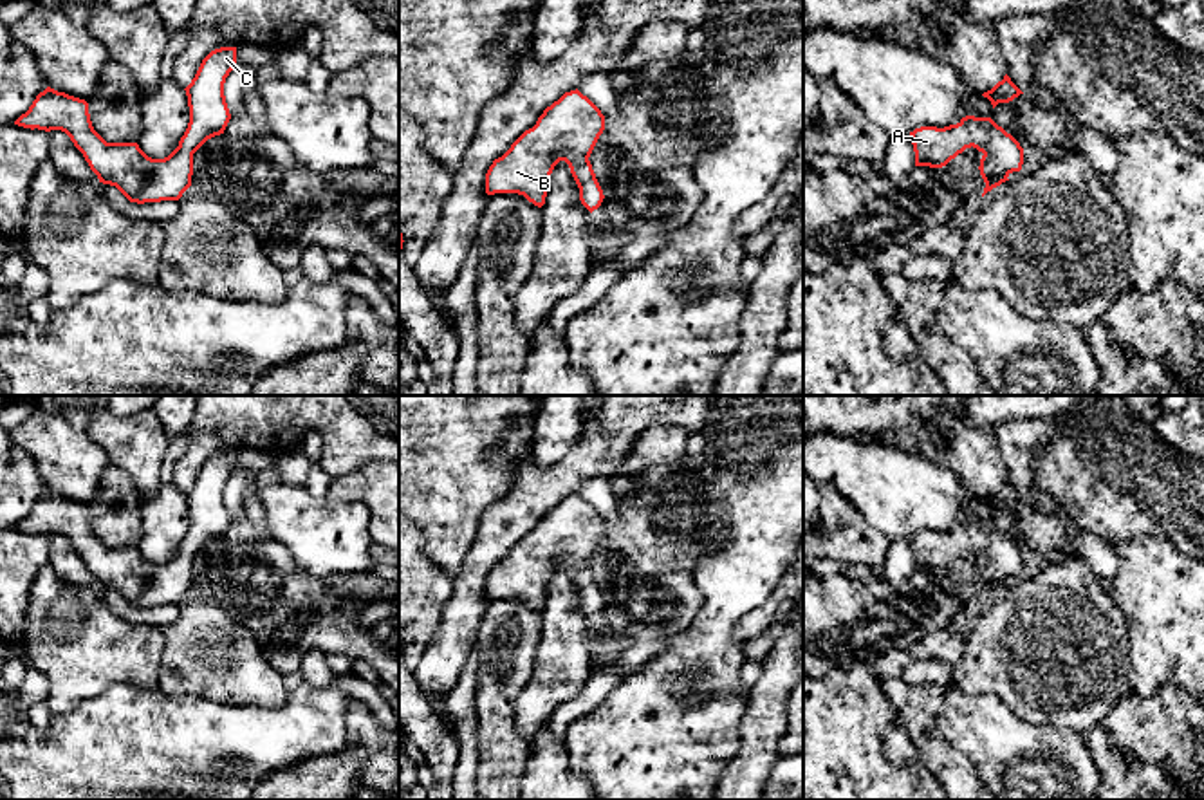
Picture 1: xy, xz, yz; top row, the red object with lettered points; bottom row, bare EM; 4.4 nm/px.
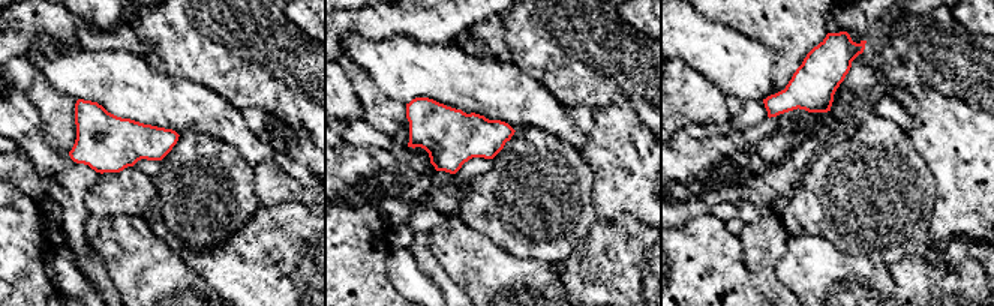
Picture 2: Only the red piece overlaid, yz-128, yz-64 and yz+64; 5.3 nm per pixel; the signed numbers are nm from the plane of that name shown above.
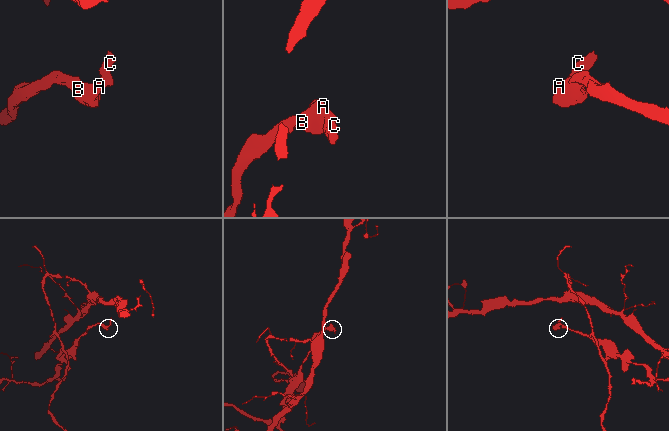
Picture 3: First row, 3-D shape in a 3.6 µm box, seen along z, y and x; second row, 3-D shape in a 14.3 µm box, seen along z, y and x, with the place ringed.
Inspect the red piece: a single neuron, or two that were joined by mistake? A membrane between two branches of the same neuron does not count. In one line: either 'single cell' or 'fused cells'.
single cell

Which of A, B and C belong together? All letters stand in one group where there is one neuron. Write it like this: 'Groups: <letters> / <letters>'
Groups: A B C

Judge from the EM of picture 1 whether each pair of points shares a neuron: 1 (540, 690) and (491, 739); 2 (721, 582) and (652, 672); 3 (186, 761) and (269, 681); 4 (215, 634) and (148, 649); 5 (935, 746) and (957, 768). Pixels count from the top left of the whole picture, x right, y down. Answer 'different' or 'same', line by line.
1: different
2: same
3: different
4: different
5: same

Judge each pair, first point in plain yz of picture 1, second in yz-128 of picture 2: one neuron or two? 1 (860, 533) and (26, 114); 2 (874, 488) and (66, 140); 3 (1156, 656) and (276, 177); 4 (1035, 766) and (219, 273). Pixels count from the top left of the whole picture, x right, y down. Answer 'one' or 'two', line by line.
1: two
2: two
3: one
4: two

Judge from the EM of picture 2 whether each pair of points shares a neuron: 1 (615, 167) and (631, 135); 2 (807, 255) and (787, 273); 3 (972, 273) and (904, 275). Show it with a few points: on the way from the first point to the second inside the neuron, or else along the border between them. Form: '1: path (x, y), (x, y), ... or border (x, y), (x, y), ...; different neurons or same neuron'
1: path (622, 159), (624, 143); same neuron
2: path (804, 260), (792, 270); same neuron
3: path (955, 279), (921, 279); same neuron

